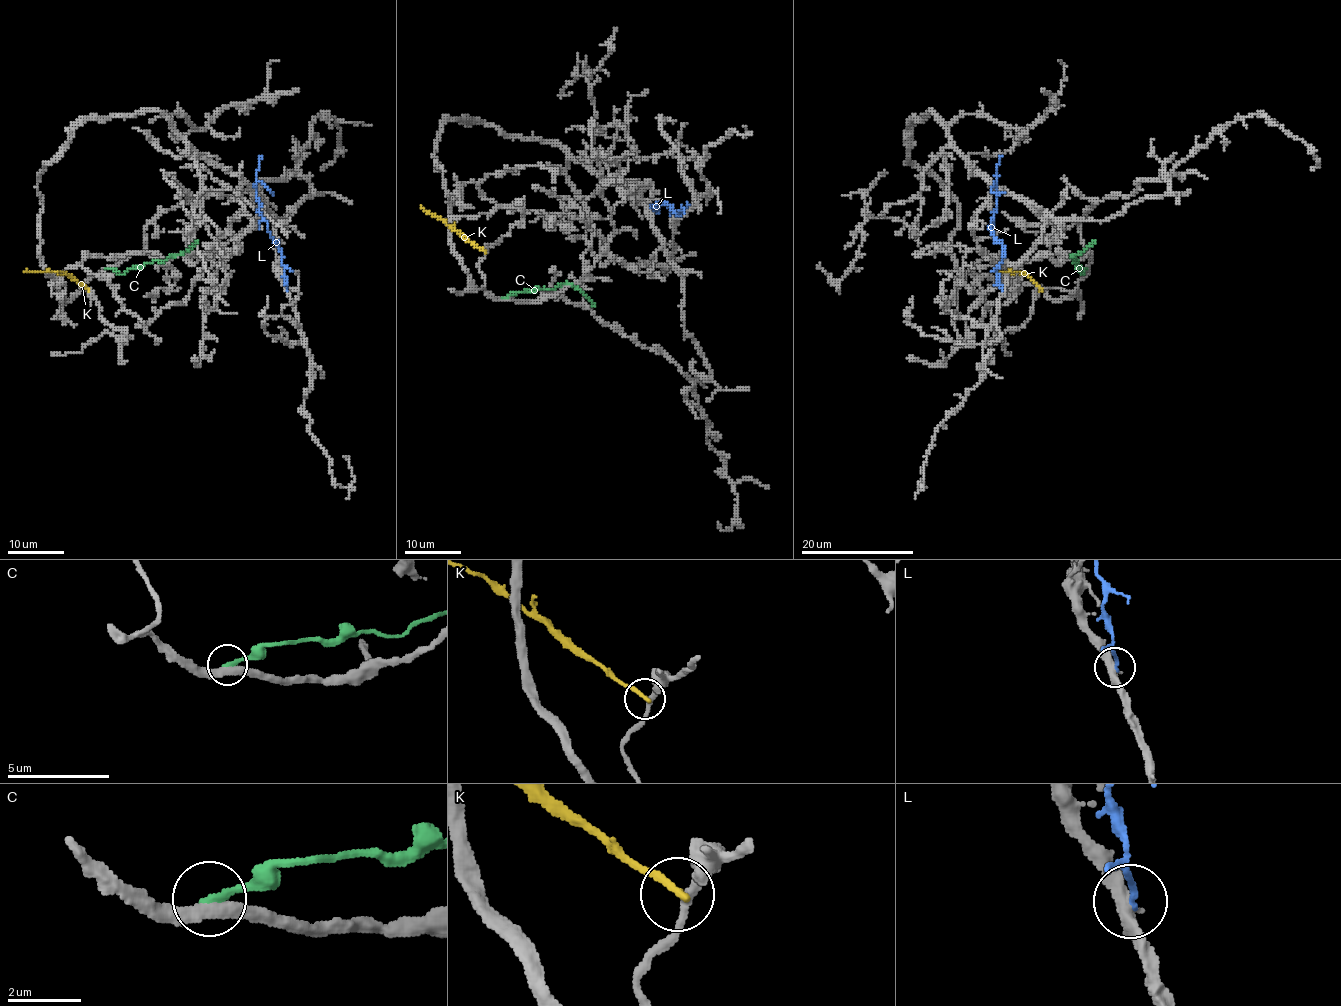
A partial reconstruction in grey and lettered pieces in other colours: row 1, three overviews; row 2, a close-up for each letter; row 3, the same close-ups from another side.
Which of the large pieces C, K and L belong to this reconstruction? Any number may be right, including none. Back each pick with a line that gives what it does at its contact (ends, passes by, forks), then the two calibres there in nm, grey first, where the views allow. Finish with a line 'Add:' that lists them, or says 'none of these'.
Add: none of these

